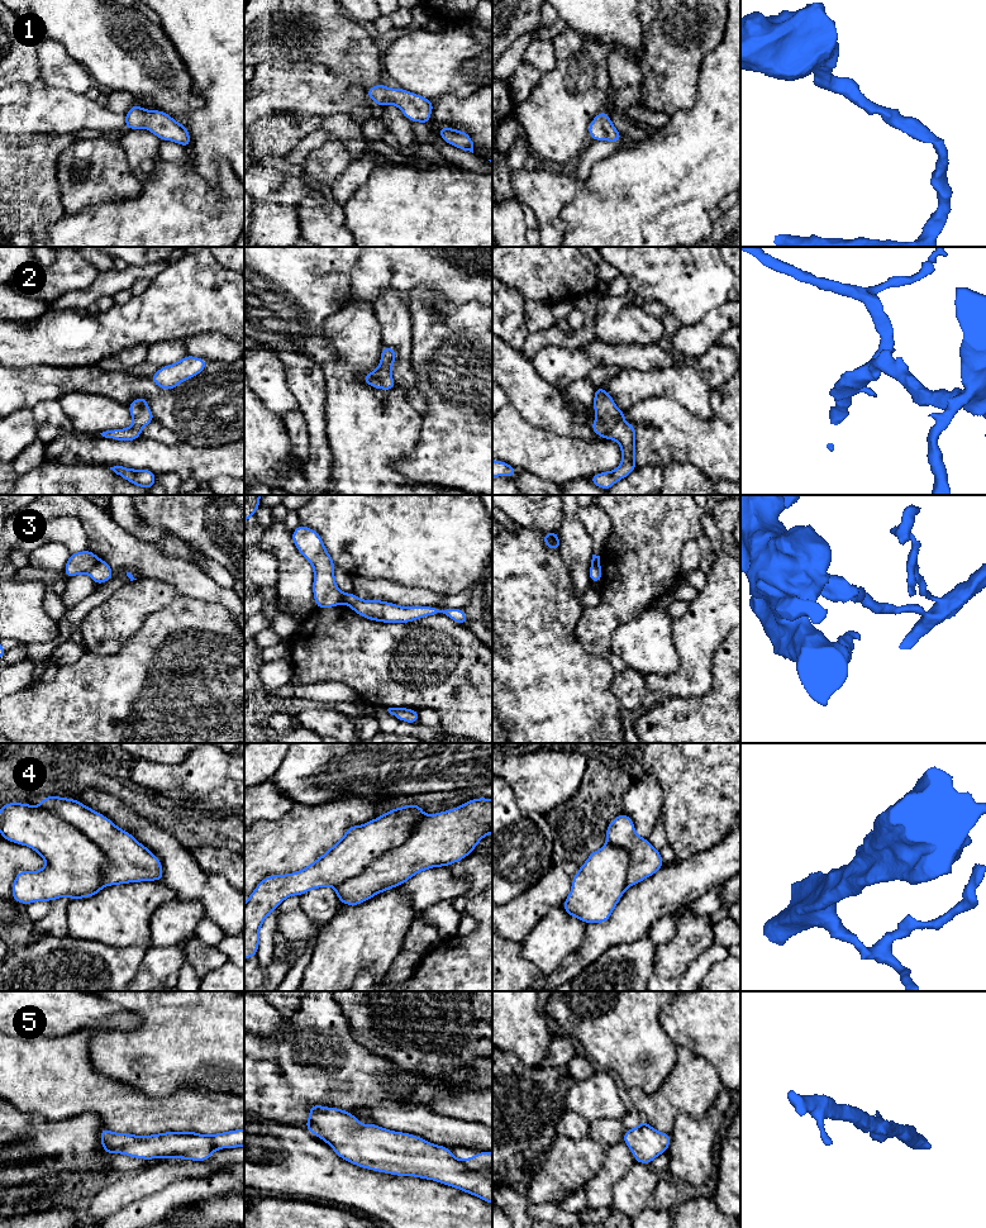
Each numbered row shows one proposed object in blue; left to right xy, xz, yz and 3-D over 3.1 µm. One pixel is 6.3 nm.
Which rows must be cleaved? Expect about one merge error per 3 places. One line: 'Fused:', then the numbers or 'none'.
Fused: 3, 4

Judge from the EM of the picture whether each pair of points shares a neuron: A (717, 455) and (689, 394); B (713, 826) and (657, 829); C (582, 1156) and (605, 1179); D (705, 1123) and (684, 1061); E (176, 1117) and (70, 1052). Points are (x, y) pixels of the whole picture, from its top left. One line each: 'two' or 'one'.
A: two
B: two
C: two
D: two
E: one

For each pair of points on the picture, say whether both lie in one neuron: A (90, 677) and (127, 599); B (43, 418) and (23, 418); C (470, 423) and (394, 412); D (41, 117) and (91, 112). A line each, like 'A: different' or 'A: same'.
A: different
B: different
C: different
D: same

